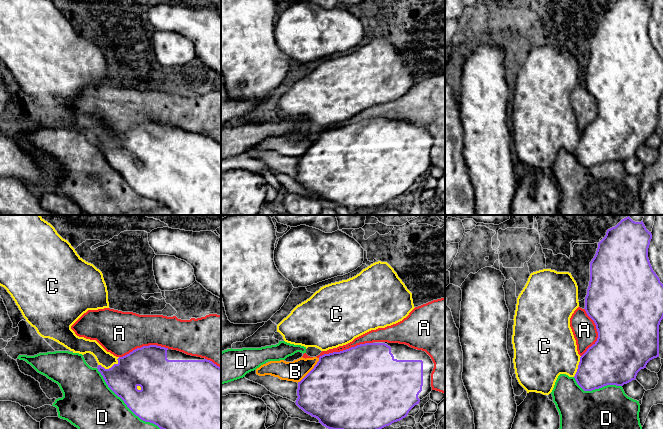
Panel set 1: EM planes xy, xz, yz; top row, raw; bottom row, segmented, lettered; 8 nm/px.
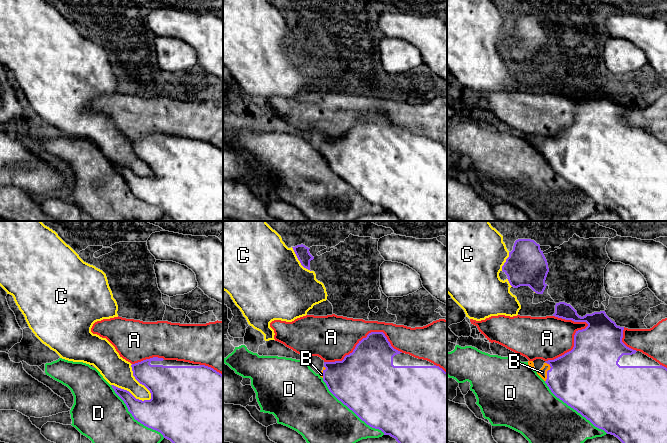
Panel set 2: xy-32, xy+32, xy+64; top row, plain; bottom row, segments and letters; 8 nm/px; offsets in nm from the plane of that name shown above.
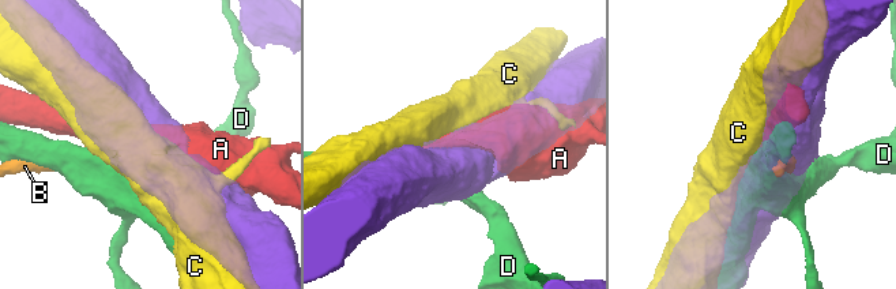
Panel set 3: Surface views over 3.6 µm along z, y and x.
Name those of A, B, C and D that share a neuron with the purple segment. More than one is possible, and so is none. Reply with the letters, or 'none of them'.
B

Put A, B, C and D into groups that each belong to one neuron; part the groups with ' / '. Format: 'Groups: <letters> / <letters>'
Groups: A / B / C / D

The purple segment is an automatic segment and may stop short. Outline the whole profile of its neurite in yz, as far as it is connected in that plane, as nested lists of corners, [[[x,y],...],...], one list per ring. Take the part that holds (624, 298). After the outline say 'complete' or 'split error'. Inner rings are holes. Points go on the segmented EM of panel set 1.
[[[629,216],[622,219],[615,227],[607,230],[605,237],[598,243],[596,254],[590,262],[590,281],[585,297],[585,311],[587,315],[594,321],[598,332],[597,341],[587,349],[587,351],[580,357],[577,372],[574,376],[577,384],[584,391],[592,391],[602,388],[607,385],[623,386],[636,379],[637,373],[646,368],[647,363],[659,357],[659,325],[663,319],[663,284],[660,282],[659,277],[653,271],[648,258],[648,248],[652,234],[649,232],[643,221],[635,222]]] | complete

